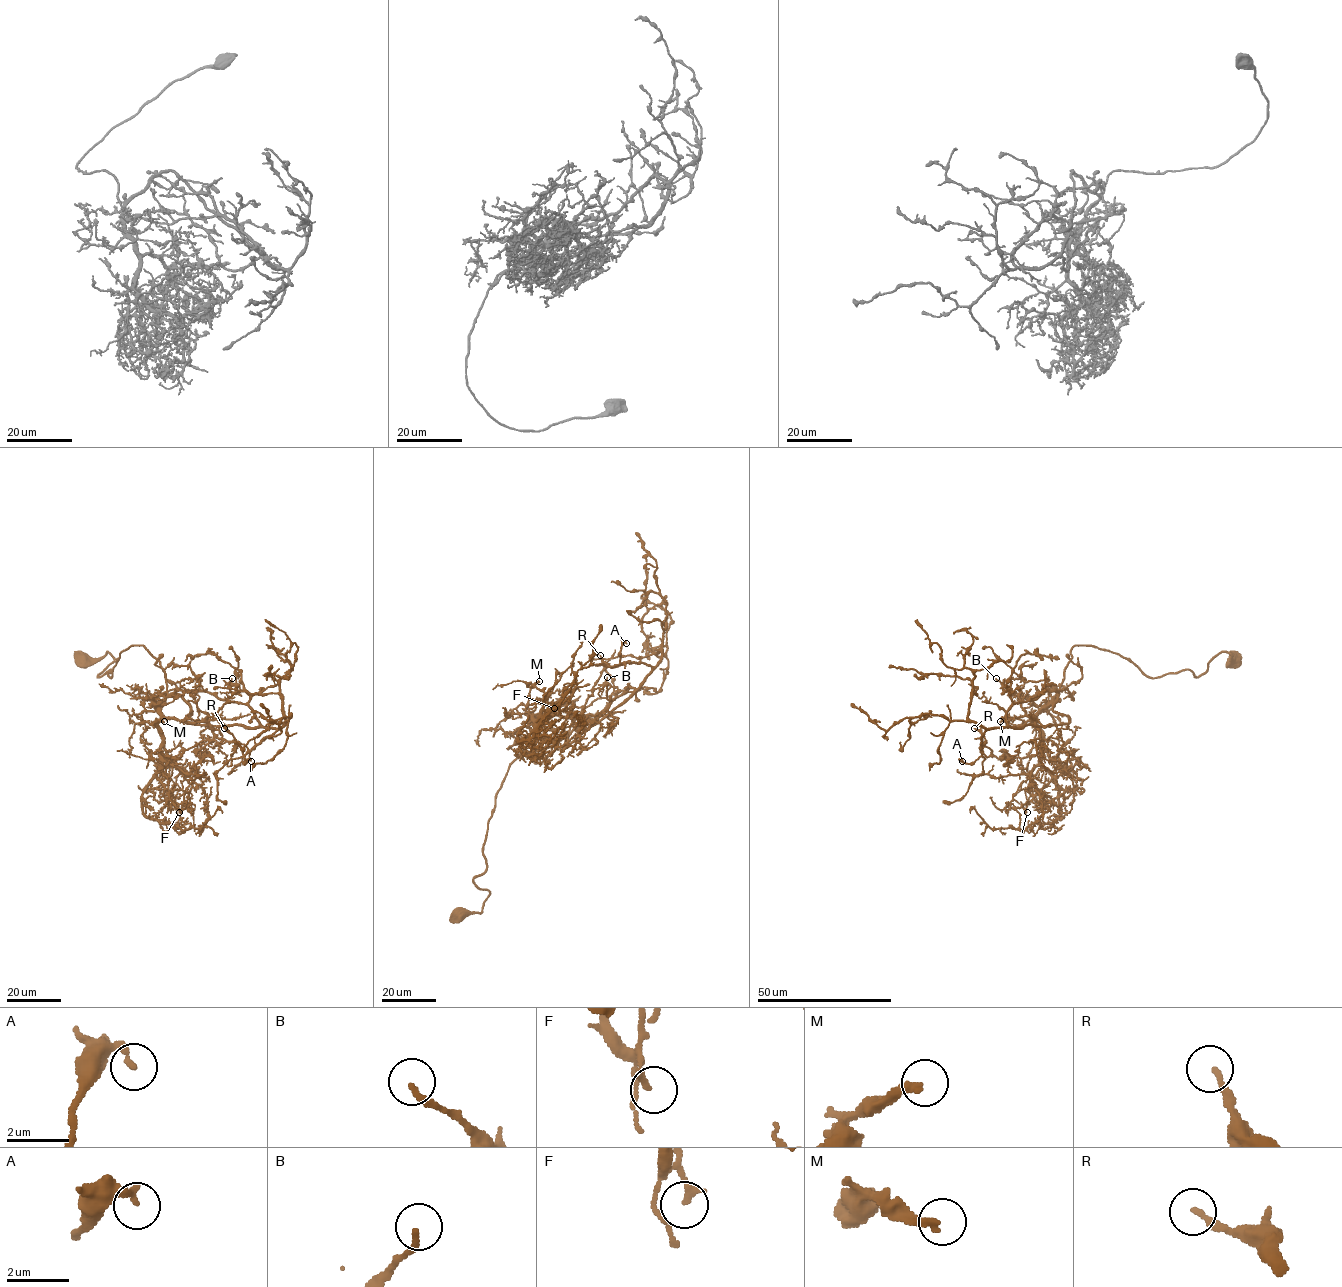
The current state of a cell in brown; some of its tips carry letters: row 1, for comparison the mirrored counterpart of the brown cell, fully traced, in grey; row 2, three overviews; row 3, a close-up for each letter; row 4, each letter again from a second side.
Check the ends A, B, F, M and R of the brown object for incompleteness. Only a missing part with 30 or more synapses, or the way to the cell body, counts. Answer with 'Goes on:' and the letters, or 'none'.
Goes on: none

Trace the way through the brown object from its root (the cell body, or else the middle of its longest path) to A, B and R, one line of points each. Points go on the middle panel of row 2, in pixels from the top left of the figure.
A: (458, 914), (489, 894), (473, 880), (509, 765), (541, 763), (651, 670), (620, 662), (626, 643)
B: (458, 914), (480, 913), (489, 894), (473, 880), (509, 765), (522, 752), (541, 763), (625, 693), (607, 677)
R: (458, 914), (480, 913), (489, 894), (473, 880), (509, 765), (522, 752), (541, 763), (651, 670), (600, 655)

